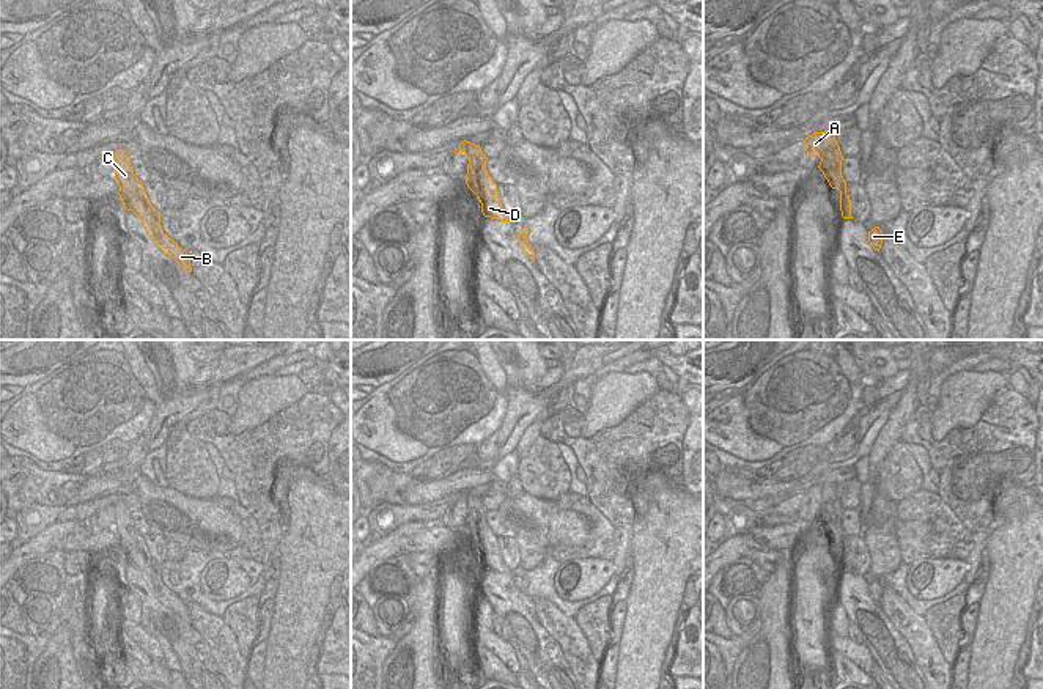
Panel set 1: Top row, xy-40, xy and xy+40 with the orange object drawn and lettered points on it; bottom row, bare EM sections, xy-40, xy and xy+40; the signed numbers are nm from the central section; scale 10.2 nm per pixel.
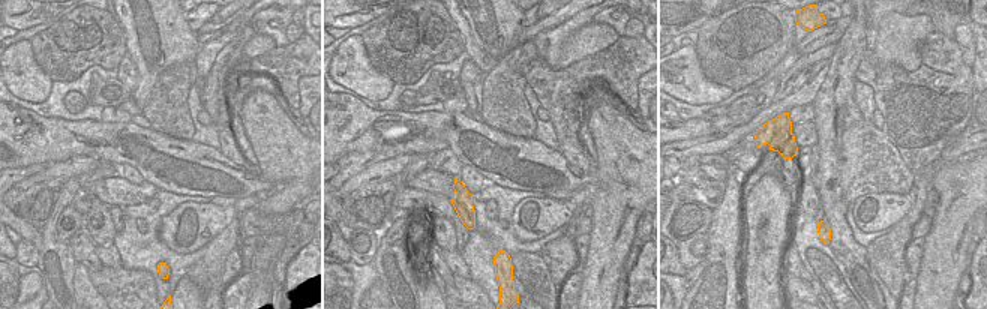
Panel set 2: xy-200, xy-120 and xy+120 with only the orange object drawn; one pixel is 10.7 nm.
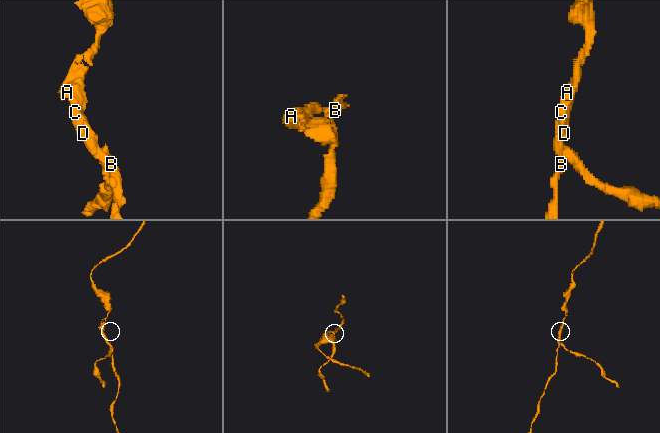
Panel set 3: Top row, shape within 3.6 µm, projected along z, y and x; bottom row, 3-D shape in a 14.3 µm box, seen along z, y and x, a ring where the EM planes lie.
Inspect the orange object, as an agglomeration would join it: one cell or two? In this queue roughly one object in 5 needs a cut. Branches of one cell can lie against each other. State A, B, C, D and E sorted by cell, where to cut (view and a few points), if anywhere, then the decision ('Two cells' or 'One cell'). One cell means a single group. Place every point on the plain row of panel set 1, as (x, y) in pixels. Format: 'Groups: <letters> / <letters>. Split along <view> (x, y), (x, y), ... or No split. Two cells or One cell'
Groups: A B C D / E. Split along xy (519, 590), (526, 593). Two cells

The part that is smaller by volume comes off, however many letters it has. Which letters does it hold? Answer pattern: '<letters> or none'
E

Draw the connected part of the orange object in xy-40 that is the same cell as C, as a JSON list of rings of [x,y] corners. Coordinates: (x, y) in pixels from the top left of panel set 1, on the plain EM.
[[[116,502],[113,510],[116,511],[113,530],[120,538],[118,547],[124,562],[132,563],[143,574],[145,582],[165,607],[171,609],[187,625],[192,625],[187,604],[164,585],[160,565],[153,560],[143,535],[134,527],[131,510],[124,502]]]

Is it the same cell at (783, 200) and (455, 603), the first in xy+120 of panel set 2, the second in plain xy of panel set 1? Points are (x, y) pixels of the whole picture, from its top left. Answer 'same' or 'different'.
same

